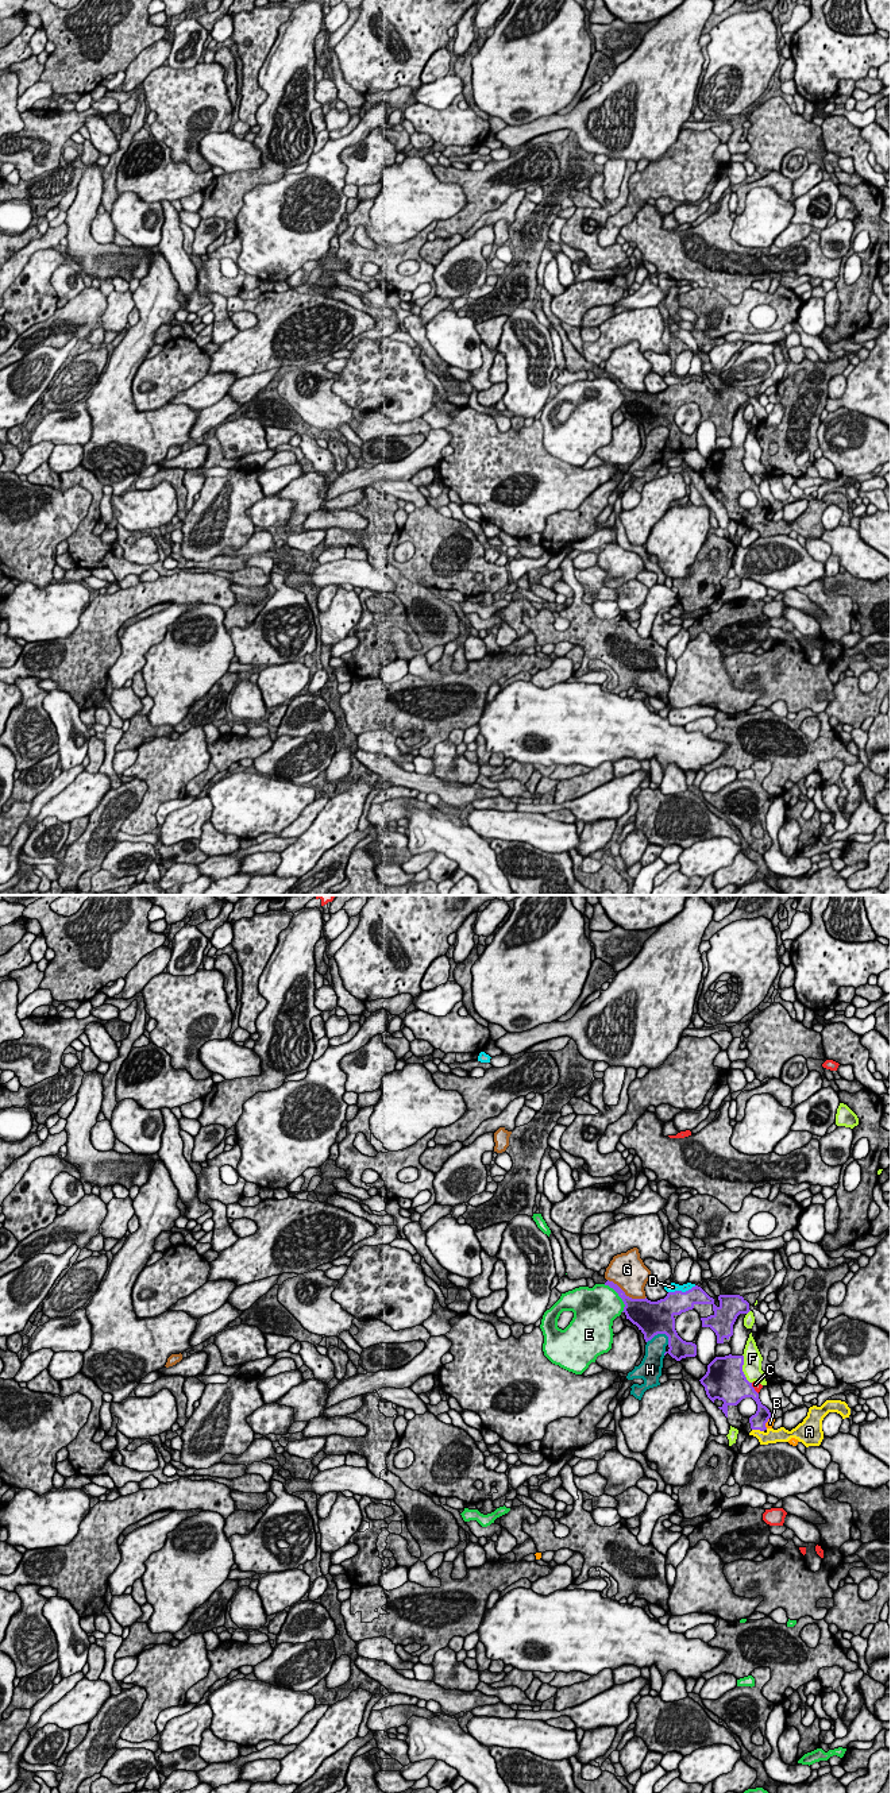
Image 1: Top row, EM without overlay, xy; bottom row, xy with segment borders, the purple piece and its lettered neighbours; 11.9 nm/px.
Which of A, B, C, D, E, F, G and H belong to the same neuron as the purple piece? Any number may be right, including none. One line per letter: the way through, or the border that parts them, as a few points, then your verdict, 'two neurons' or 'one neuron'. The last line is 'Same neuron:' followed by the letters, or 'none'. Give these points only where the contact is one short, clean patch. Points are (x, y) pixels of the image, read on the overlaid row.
A: across xy (758, 1422), (758, 1429), (764, 1435), (772, 1435) | one neuron
B: two neurons
C: two neurons
D: two neurons
E: two neurons
F: two neurons
G: two neurons
H: two neurons
Same neuron: A

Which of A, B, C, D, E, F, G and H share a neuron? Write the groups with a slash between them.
A / B / C / D / E / F / G / H

